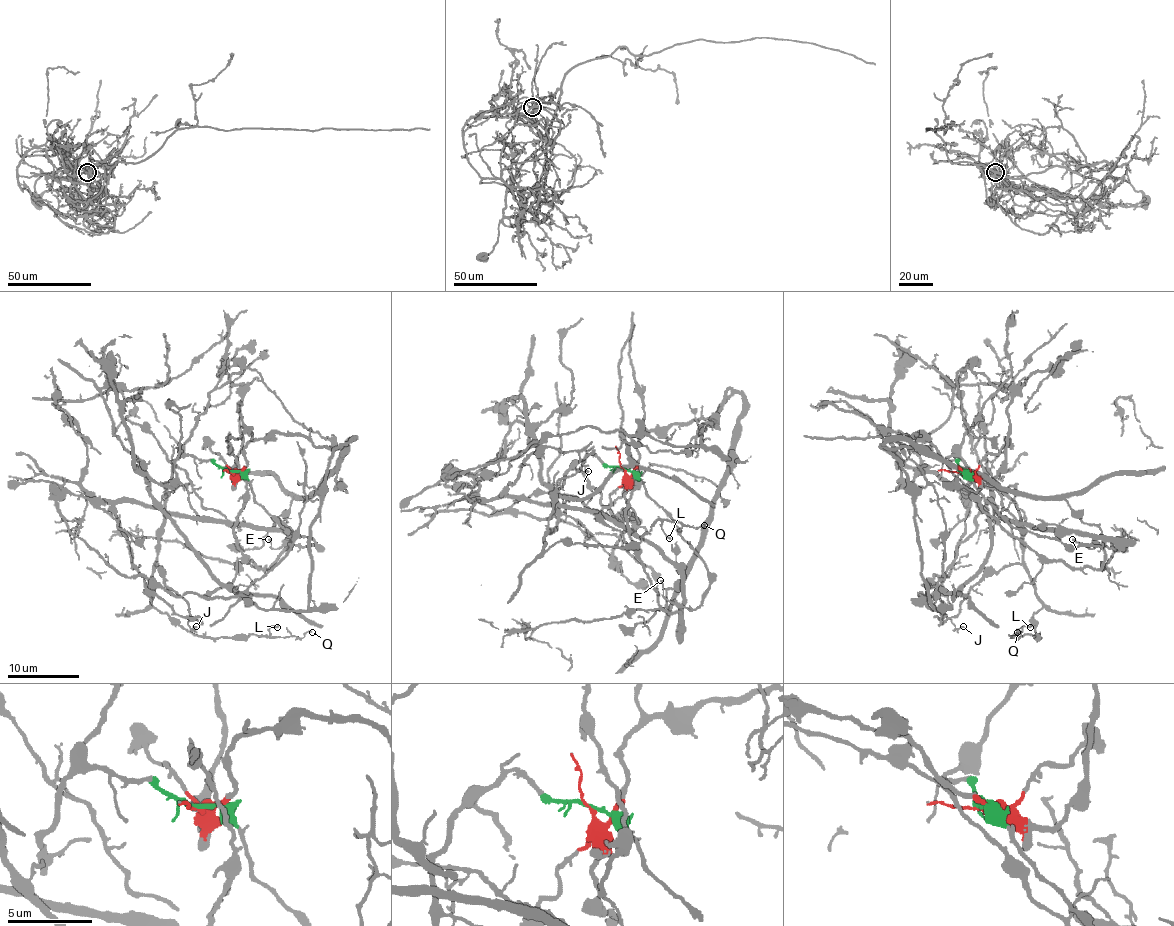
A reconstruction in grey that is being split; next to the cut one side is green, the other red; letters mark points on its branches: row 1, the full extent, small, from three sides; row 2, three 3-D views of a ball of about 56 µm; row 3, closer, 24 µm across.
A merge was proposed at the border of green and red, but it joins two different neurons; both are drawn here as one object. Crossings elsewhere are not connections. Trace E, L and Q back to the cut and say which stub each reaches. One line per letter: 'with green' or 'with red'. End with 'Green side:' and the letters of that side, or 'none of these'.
E: with green
L: with green
Q: with green
Green side: E, L, Q

